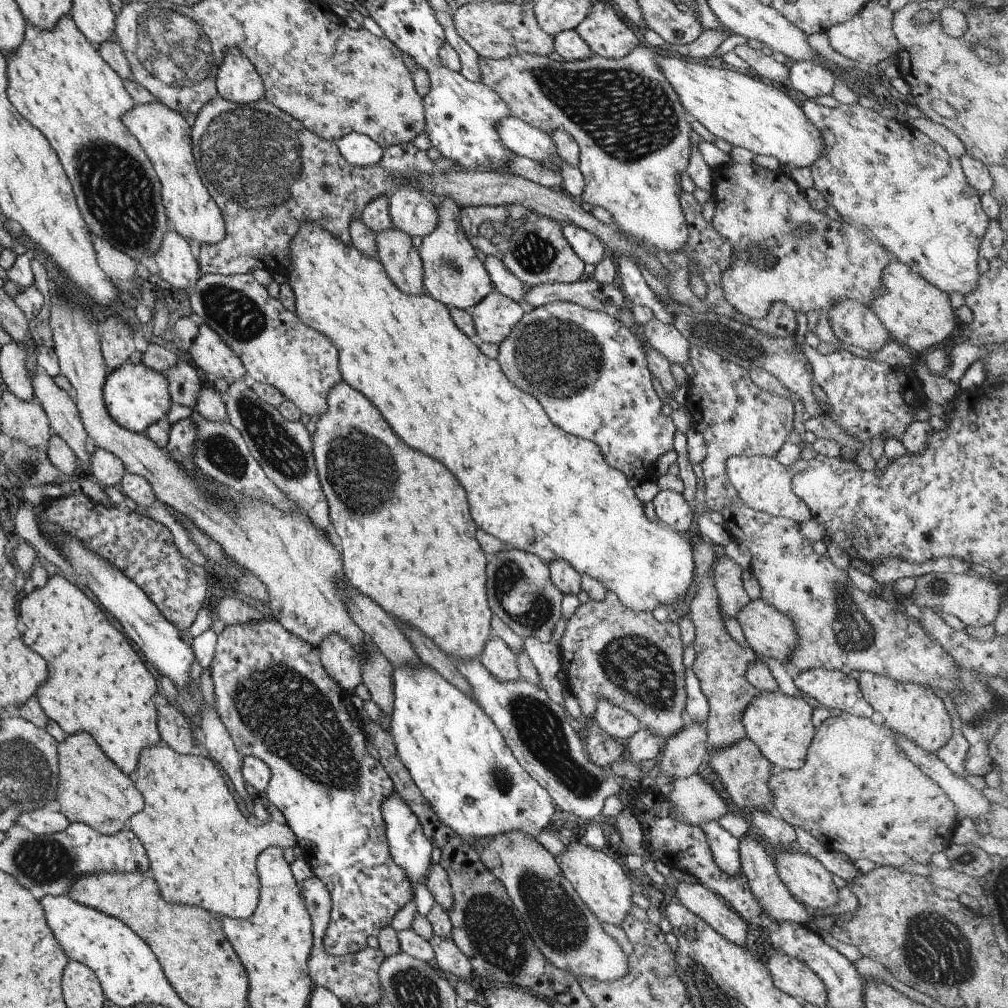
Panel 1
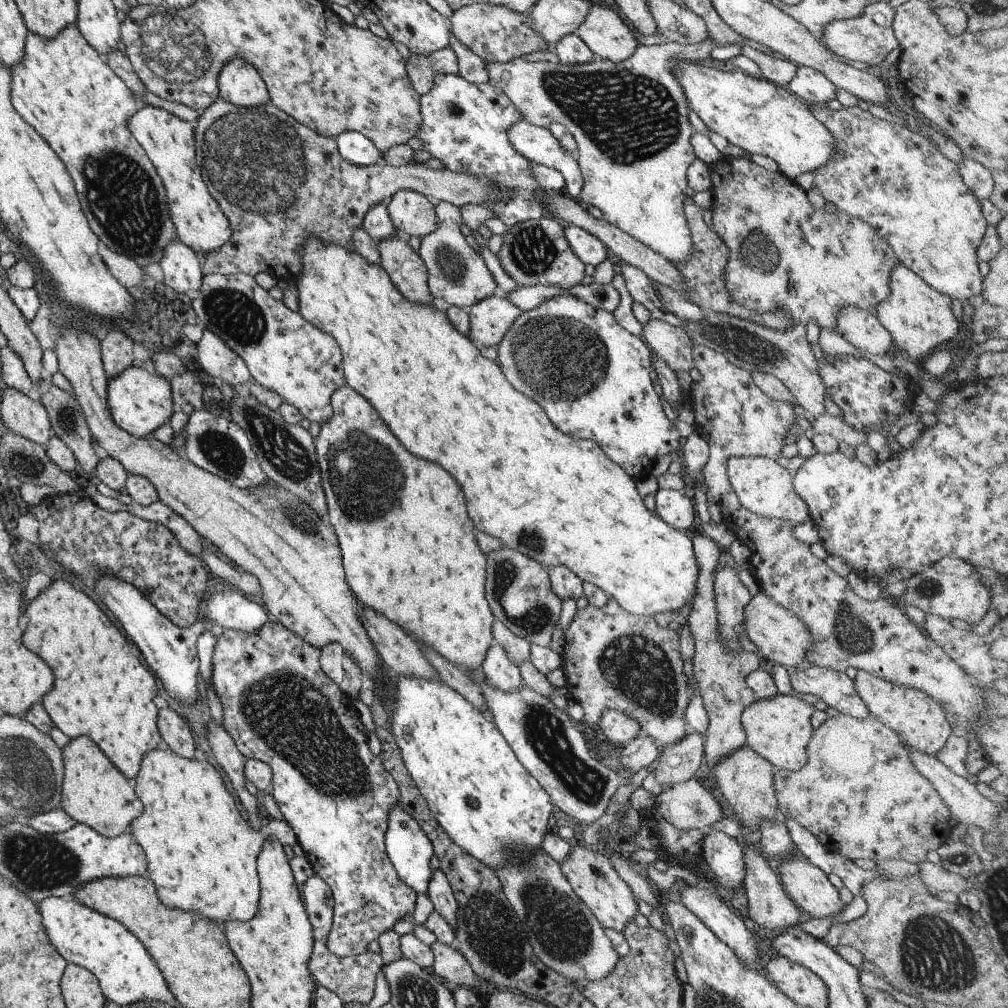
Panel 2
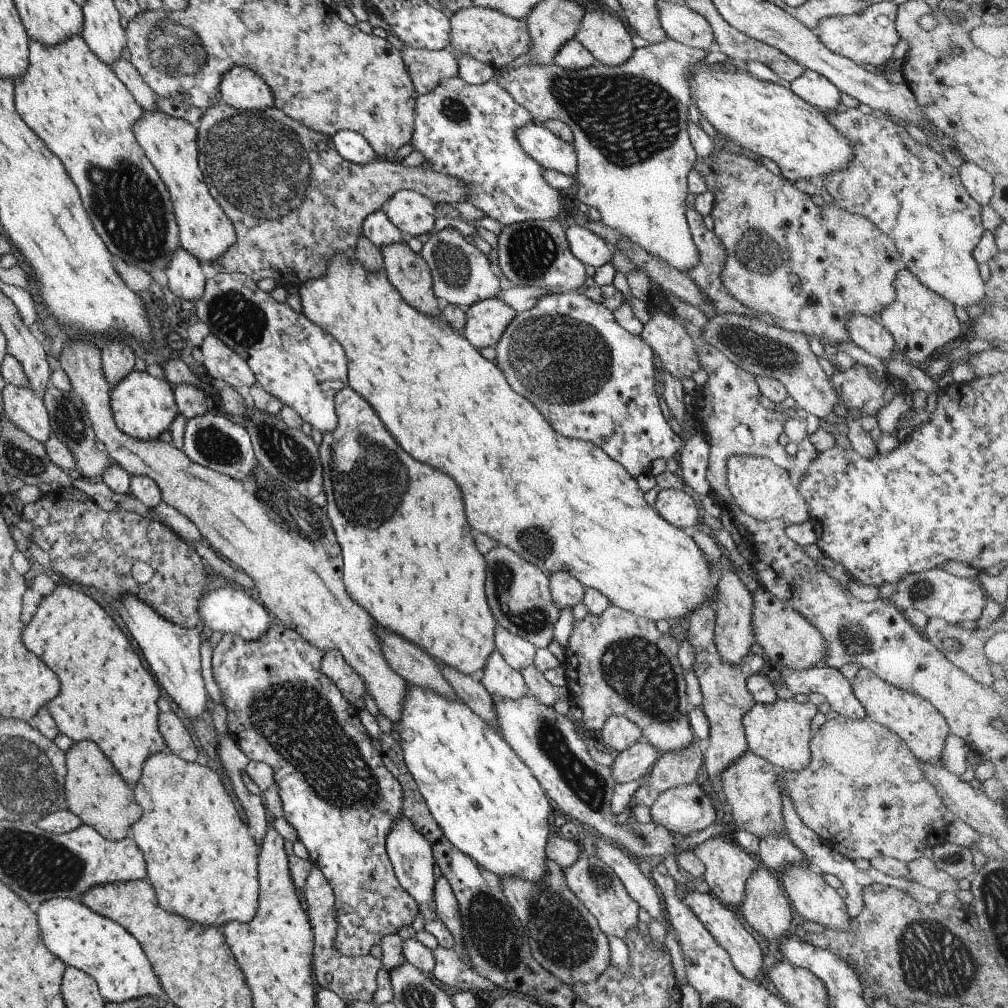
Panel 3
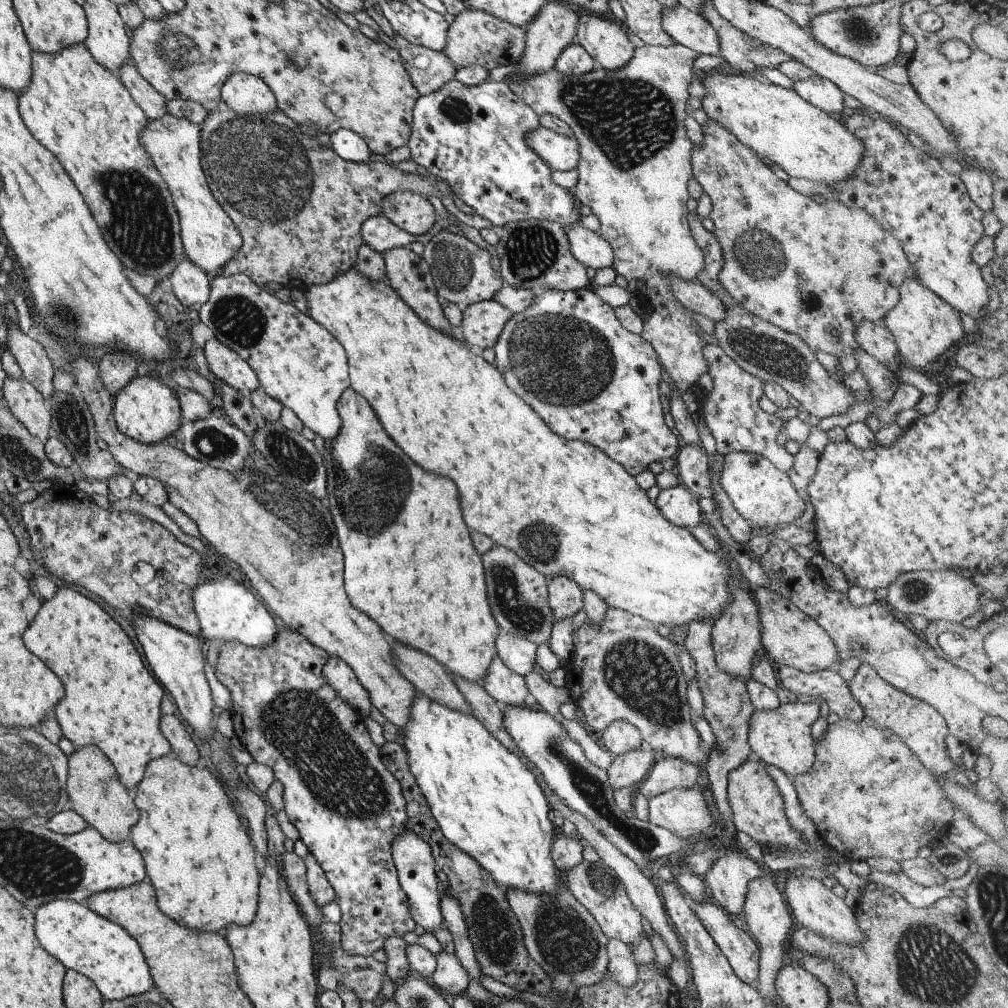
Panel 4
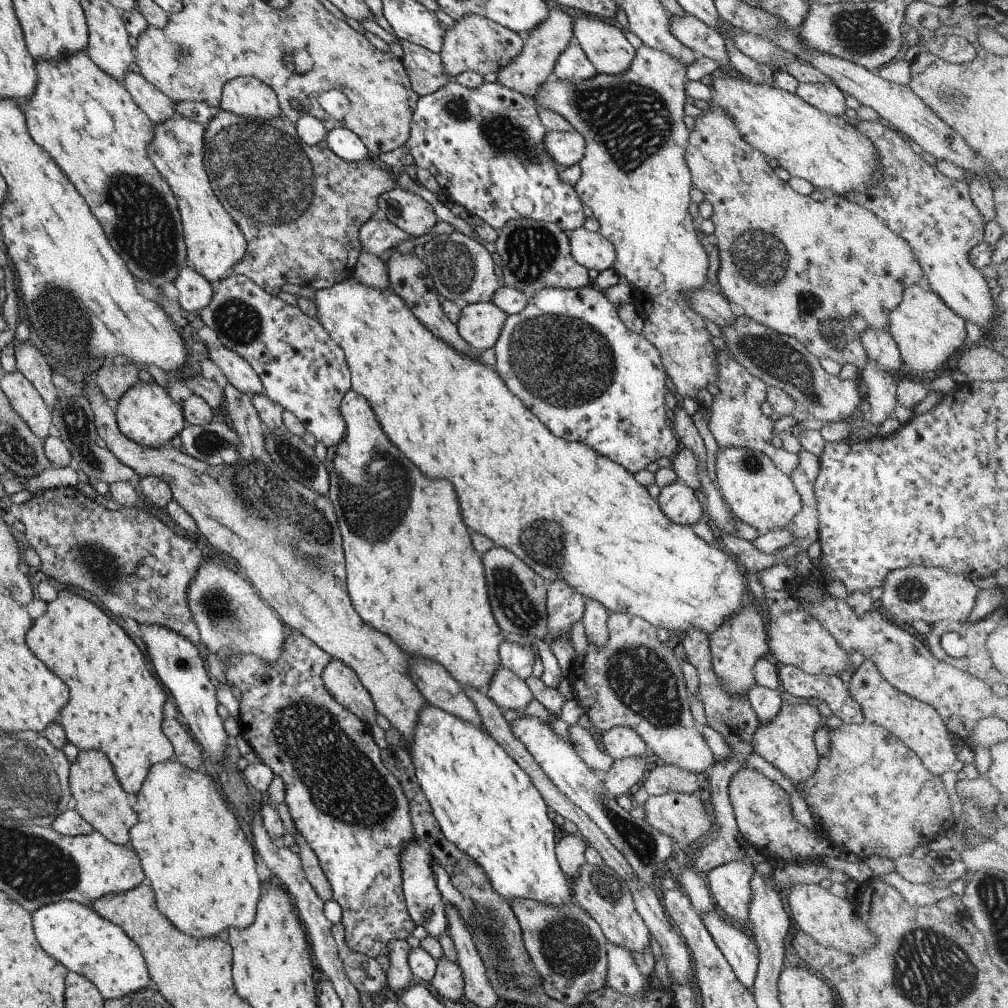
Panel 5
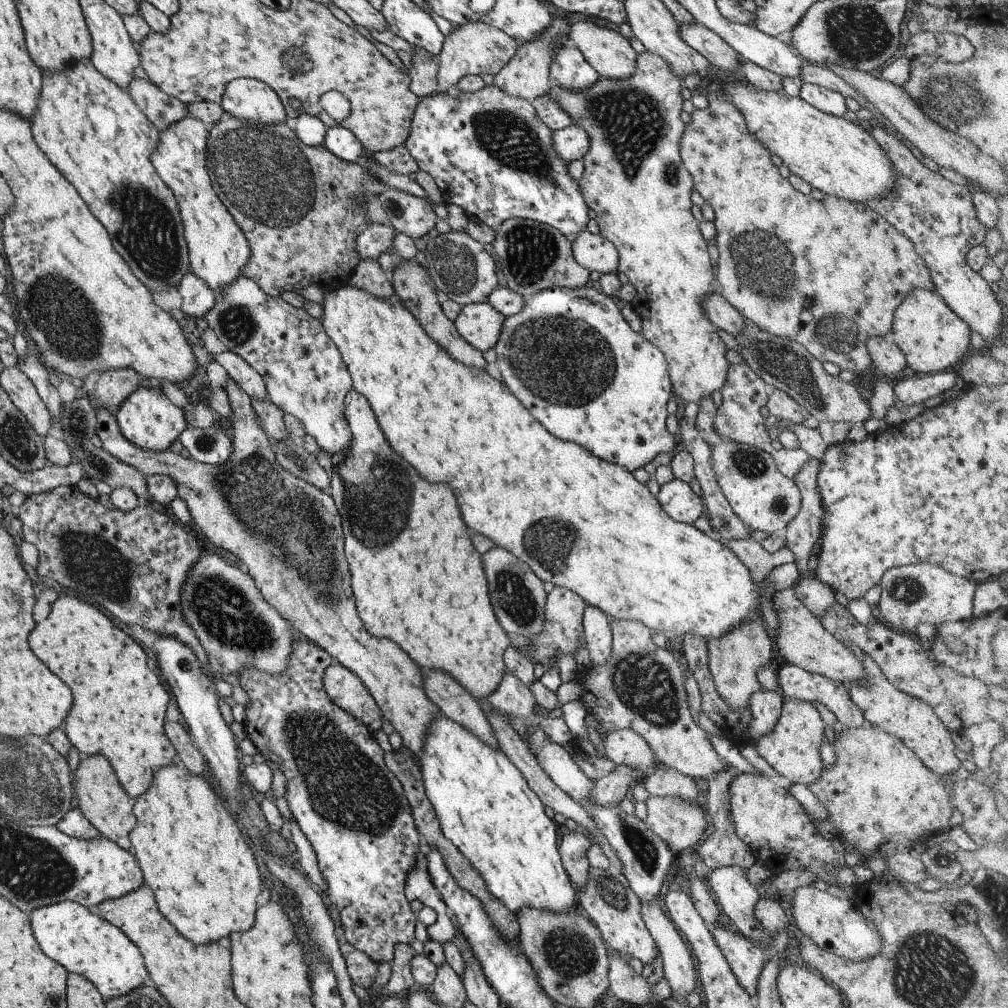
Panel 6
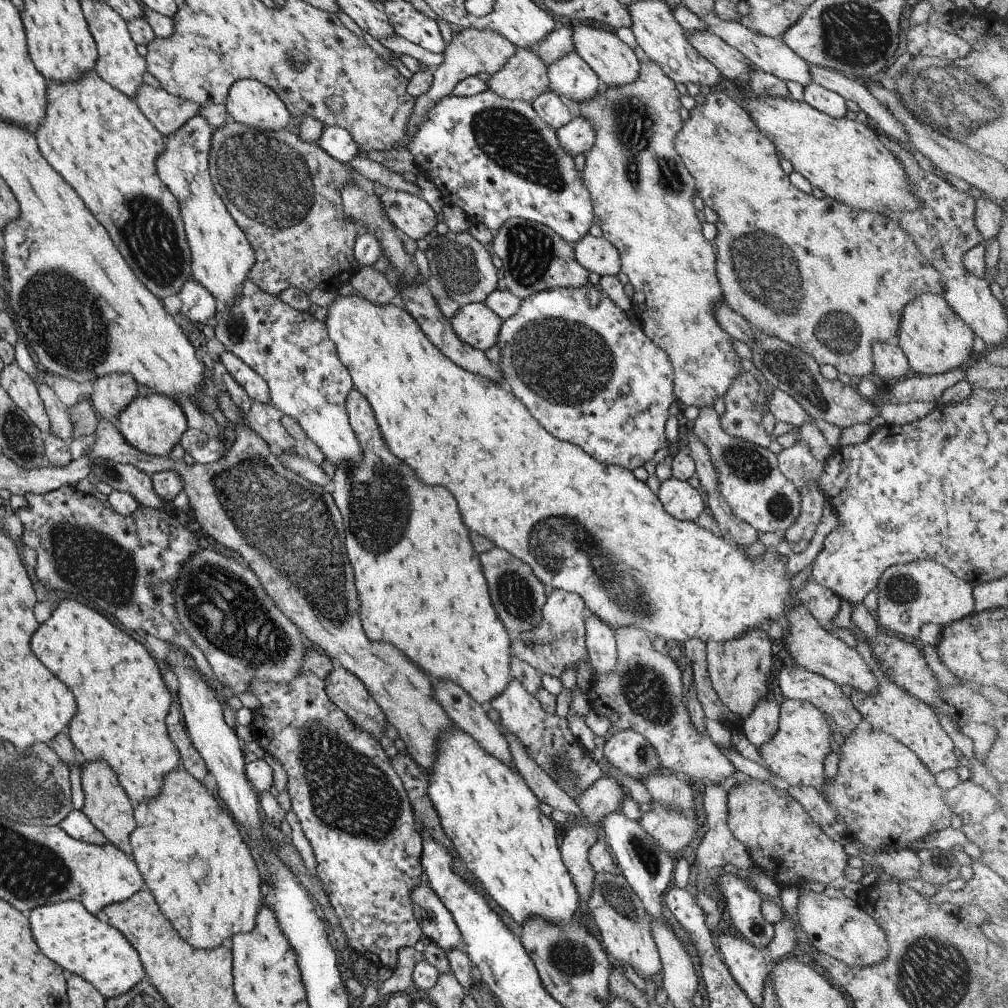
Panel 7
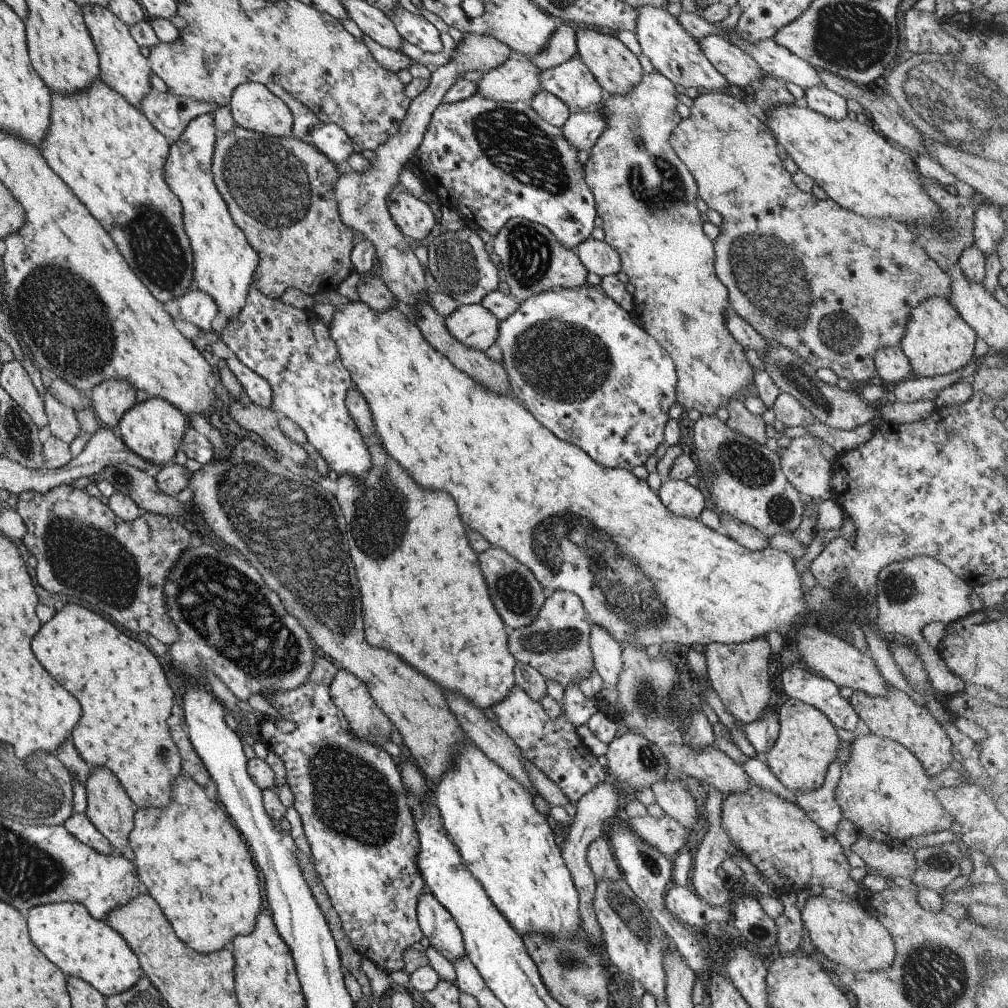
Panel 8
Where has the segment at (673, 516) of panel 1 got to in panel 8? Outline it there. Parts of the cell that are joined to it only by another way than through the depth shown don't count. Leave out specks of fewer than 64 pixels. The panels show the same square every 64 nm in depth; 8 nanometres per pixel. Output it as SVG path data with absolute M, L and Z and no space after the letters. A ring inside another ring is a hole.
M665 478L656 490L661 504L675 516L697 519L705 508L706 493L686 481Z

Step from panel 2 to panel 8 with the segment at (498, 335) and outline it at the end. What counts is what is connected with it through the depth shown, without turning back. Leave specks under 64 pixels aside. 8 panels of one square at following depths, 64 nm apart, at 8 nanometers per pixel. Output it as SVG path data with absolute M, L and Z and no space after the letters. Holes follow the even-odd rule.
M479 303L458 305L443 322L457 342L477 351L485 352L497 338L499 321Z

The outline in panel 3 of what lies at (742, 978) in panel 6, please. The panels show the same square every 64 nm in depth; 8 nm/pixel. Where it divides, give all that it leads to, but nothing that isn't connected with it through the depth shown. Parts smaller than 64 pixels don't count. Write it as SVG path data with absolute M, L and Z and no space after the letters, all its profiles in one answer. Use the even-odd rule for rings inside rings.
M689 890L683 898L683 904L693 912L697 920L705 927L705 930L711 934L715 942L729 954L729 960L733 964L733 968L747 980L753 980L762 966L761 951L755 939L747 932L735 917L735 914L729 911L726 906L721 904L716 897L710 893L701 893L697 890Z

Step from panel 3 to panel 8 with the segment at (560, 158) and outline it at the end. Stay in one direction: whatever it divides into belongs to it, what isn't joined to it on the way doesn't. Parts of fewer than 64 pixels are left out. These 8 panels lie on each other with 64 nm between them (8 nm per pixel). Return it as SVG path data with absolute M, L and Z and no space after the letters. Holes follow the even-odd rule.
M587 108L570 114L563 126L561 136L583 156L594 144L596 138L605 130L605 116L596 108Z

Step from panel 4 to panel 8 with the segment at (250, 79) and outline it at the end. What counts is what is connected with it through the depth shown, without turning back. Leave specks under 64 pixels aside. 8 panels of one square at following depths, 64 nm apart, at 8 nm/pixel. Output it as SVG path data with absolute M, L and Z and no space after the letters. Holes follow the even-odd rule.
M243 82L235 86L228 107L236 126L263 136L291 135L291 111L264 84Z

